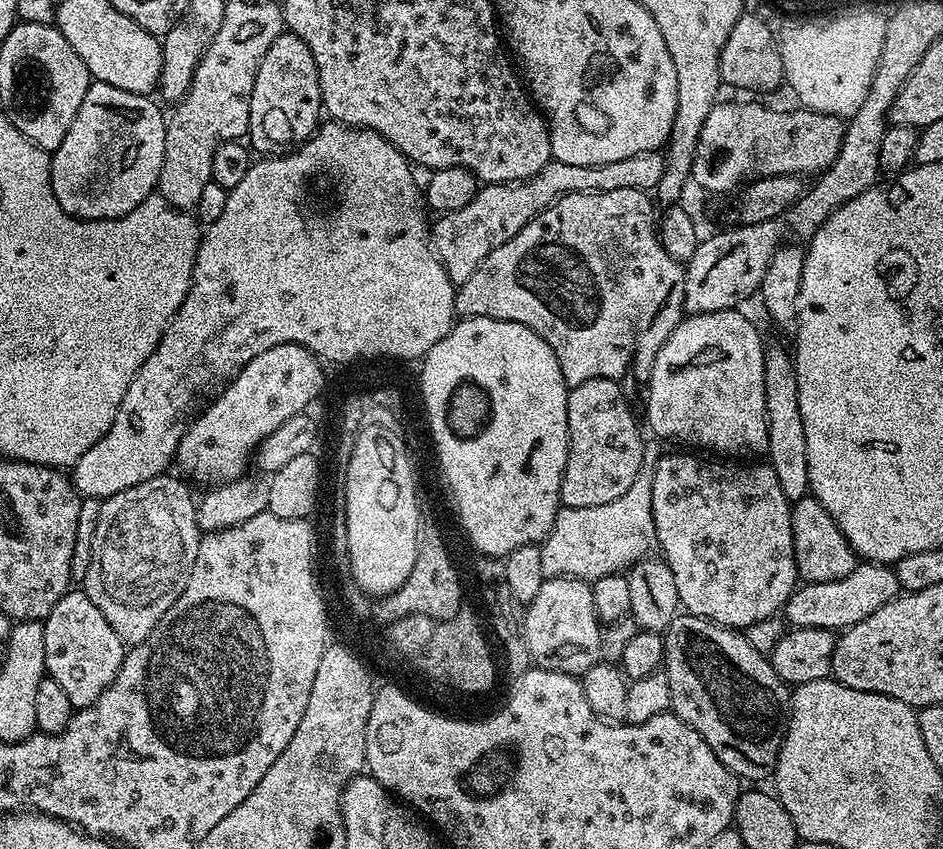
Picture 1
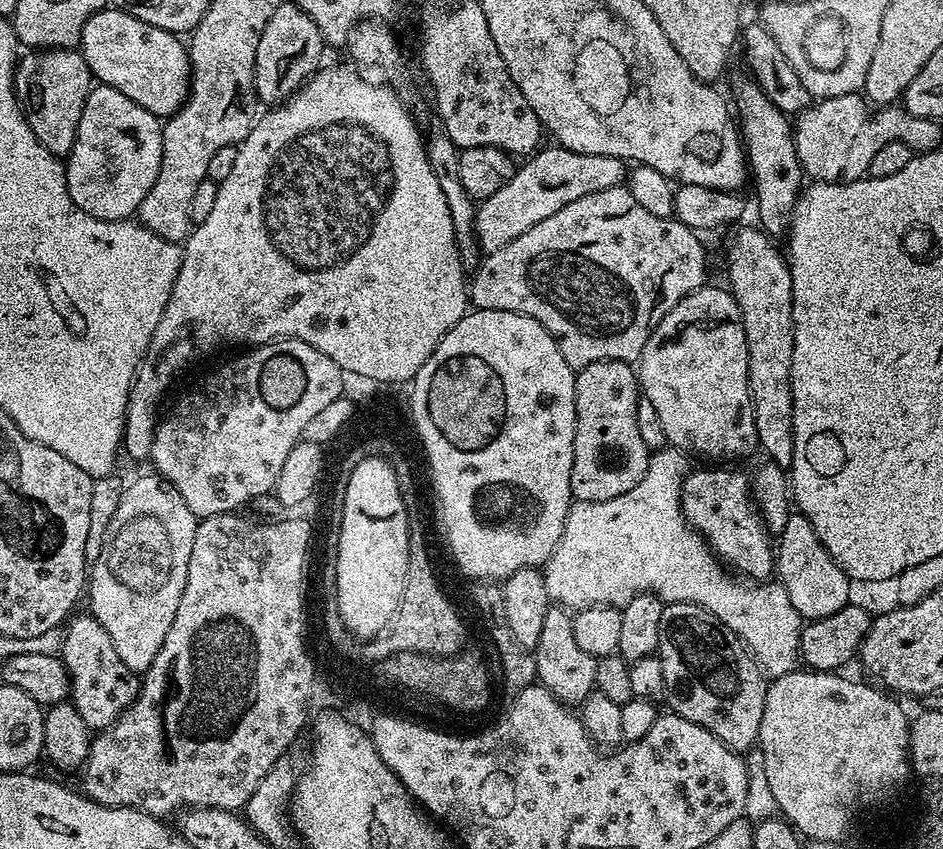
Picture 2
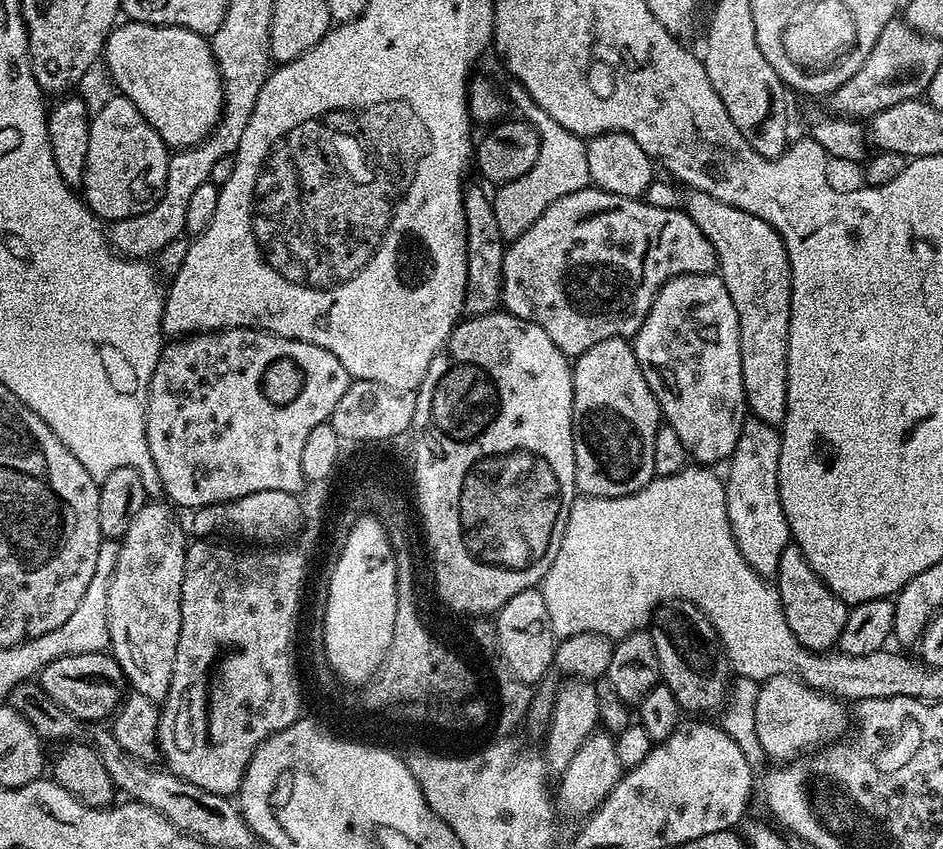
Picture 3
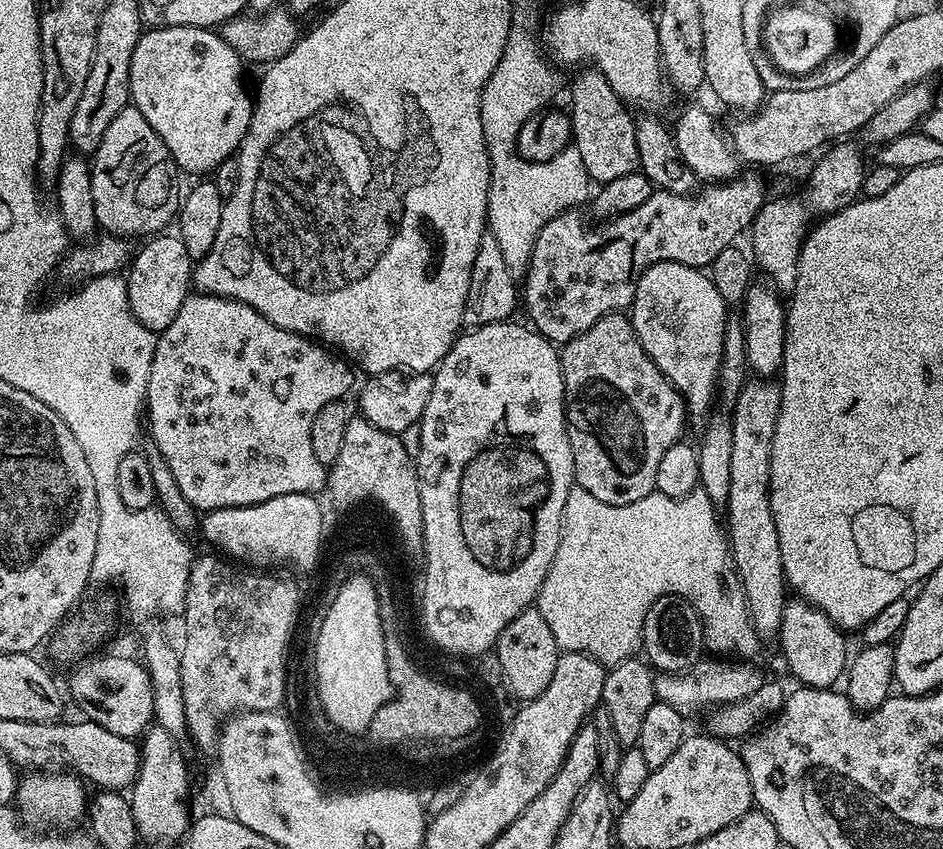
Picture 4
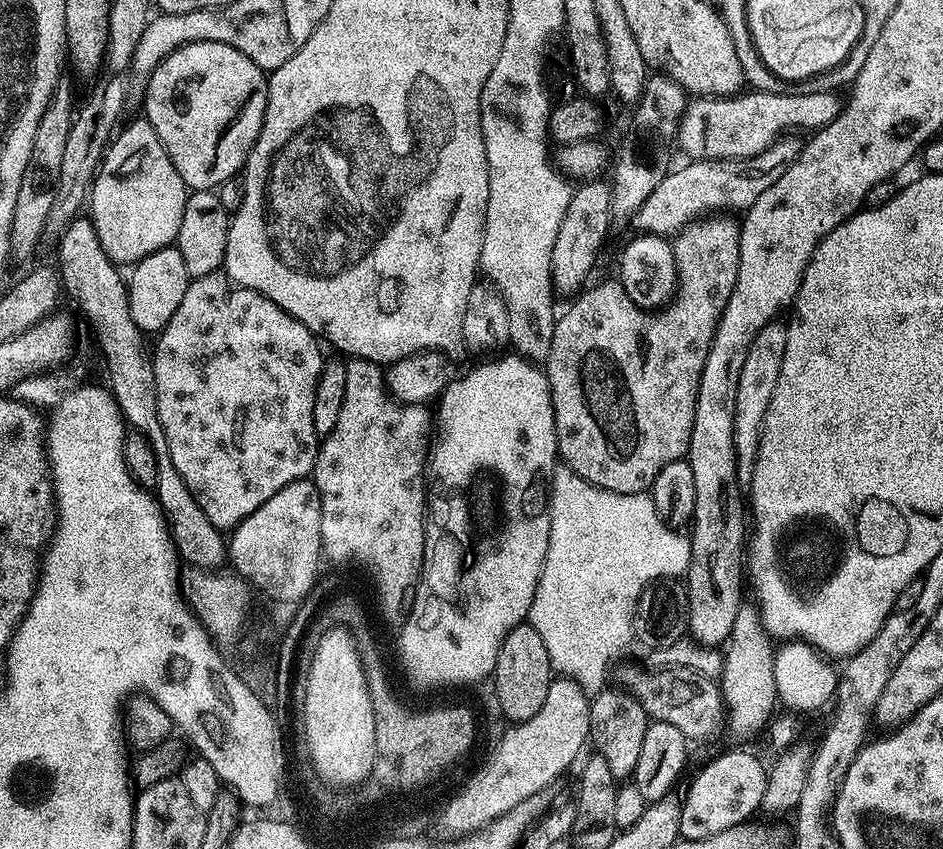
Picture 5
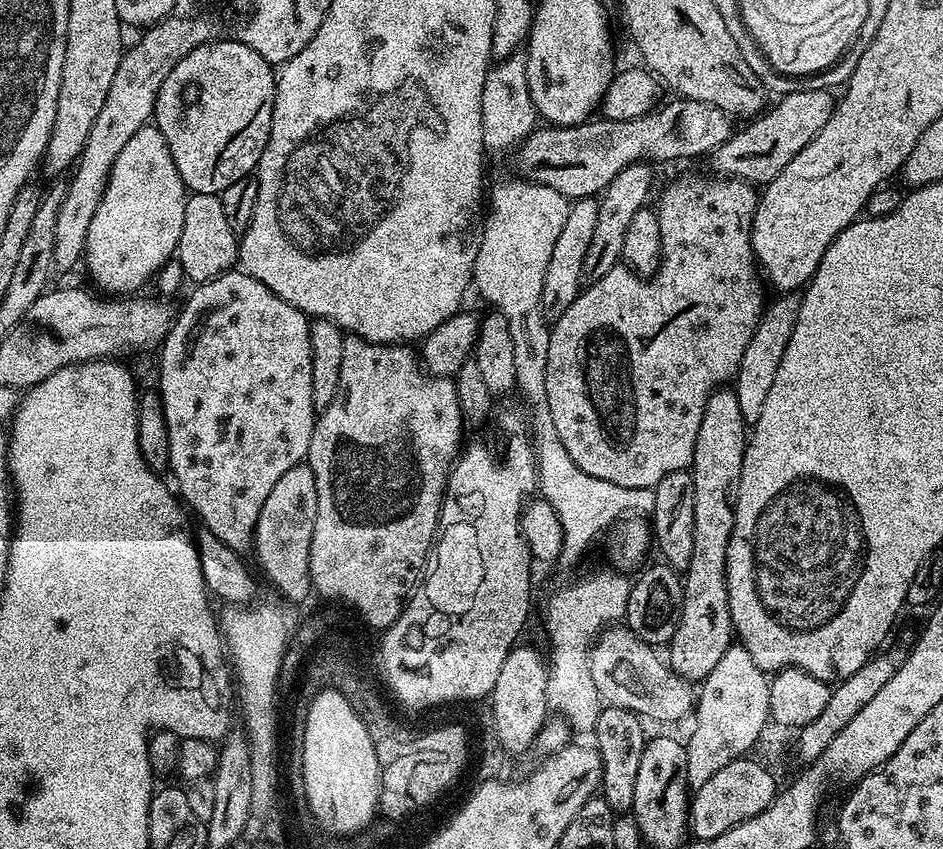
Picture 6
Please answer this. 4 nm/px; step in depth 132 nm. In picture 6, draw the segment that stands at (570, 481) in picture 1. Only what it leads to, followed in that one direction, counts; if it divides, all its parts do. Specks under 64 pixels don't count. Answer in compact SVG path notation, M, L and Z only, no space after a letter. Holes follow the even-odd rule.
M716 174L711 175L684 176L681 180L674 181L661 194L660 208L658 207L658 215L660 218L660 269L653 276L647 278L640 276L637 272L632 271L627 263L624 262L615 264L606 274L602 274L602 278L598 278L598 282L587 285L581 291L580 296L574 298L570 310L566 310L566 314L562 314L551 325L550 351L546 358L546 402L550 402L550 415L554 417L554 427L558 430L558 438L562 438L562 446L566 446L567 452L570 453L570 458L574 458L574 462L578 462L578 466L582 470L586 470L586 474L594 474L594 478L602 478L602 482L615 482L616 485L626 486L627 488L655 489L656 484L662 482L662 478L666 478L666 474L683 472L691 465L692 459L694 458L694 446L698 442L698 428L702 426L702 418L706 414L706 404L717 388L735 381L736 375L738 374L738 366L742 366L742 354L746 354L746 346L750 346L750 338L754 338L754 330L760 322L760 317L764 315L764 309L766 307L766 299L764 300L765 285L762 283L762 276L758 271L758 265L756 263L756 255L752 249L752 219L756 213L757 189L749 184L747 180L721 178Z

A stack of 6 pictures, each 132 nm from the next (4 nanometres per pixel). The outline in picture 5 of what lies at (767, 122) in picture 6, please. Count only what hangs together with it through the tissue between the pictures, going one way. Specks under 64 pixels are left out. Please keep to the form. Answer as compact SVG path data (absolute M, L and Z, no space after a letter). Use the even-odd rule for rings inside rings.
M782 138L771 147L767 148L762 154L751 156L748 160L692 160L684 164L680 169L669 171L666 178L662 178L662 182L658 182L654 194L650 194L650 198L646 198L646 202L642 202L642 206L636 211L634 223L641 228L641 233L650 236L661 236L663 238L672 238L684 231L690 224L707 217L709 214L715 213L715 208L724 214L743 213L758 198L758 194L763 194L769 186L774 186L774 182L778 182L778 178L782 178L782 174L786 174L786 170L796 160L801 145L795 144L795 139Z

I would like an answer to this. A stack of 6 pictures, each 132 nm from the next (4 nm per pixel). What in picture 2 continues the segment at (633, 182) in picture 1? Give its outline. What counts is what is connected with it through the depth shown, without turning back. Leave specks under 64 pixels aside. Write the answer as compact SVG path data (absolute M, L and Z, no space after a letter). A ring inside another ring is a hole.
M559 146L541 147L523 161L524 164L515 169L512 177L502 186L502 190L494 190L486 199L479 201L476 210L476 243L481 253L487 254L494 250L502 250L502 246L514 242L518 234L526 234L530 226L538 226L542 218L550 218L550 214L558 214L562 206L570 206L570 202L578 202L578 198L586 198L586 194L598 194L602 190L621 187L630 171L625 161L607 156L606 154L578 154L569 148Z

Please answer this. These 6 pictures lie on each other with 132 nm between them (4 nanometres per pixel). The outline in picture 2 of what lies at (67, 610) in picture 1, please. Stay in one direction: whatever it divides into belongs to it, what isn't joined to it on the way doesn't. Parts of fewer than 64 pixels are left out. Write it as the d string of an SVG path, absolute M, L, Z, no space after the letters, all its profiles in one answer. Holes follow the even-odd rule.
M91 614L78 616L62 632L62 659L70 681L70 703L86 718L89 729L103 730L136 701L141 677L122 662L114 642L110 642L110 634L102 630Z

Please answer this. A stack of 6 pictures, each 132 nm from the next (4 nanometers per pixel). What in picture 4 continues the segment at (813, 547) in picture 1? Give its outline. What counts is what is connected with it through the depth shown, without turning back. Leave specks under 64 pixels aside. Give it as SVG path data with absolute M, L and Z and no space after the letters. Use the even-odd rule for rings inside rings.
M799 598L789 599L785 603L778 641L793 678L803 687L832 688L835 680L839 681L845 675L850 663L850 651L844 636L845 633L814 605Z

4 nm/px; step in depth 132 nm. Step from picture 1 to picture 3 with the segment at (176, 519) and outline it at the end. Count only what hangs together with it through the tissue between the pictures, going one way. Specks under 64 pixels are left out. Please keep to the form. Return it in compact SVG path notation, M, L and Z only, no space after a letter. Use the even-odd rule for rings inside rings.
M146 502L124 531L116 549L116 565L110 578L106 610L110 626L110 654L124 672L131 691L146 698L162 702L170 690L170 678L174 674L174 662L178 650L178 634L182 630L182 578L186 551L186 528L176 521L177 513L167 503Z

